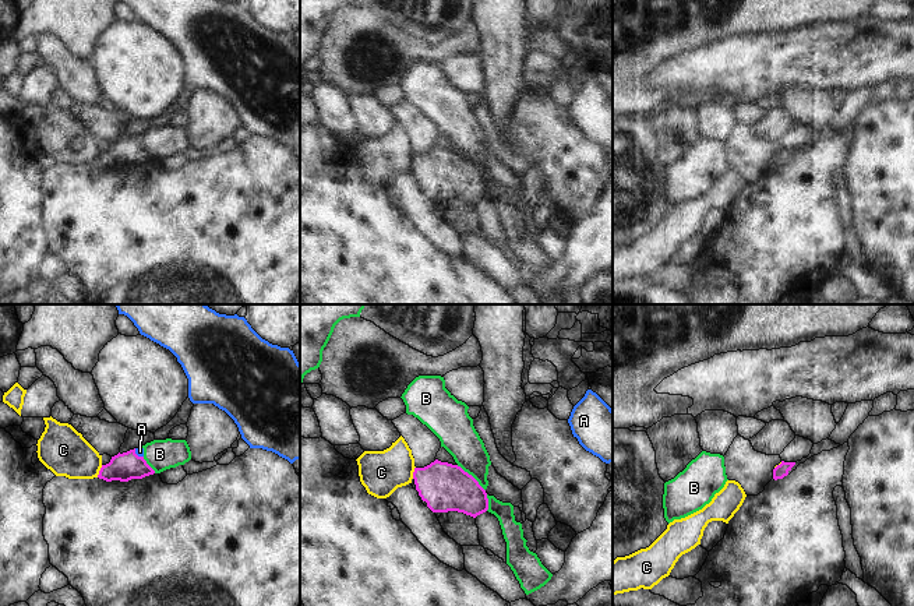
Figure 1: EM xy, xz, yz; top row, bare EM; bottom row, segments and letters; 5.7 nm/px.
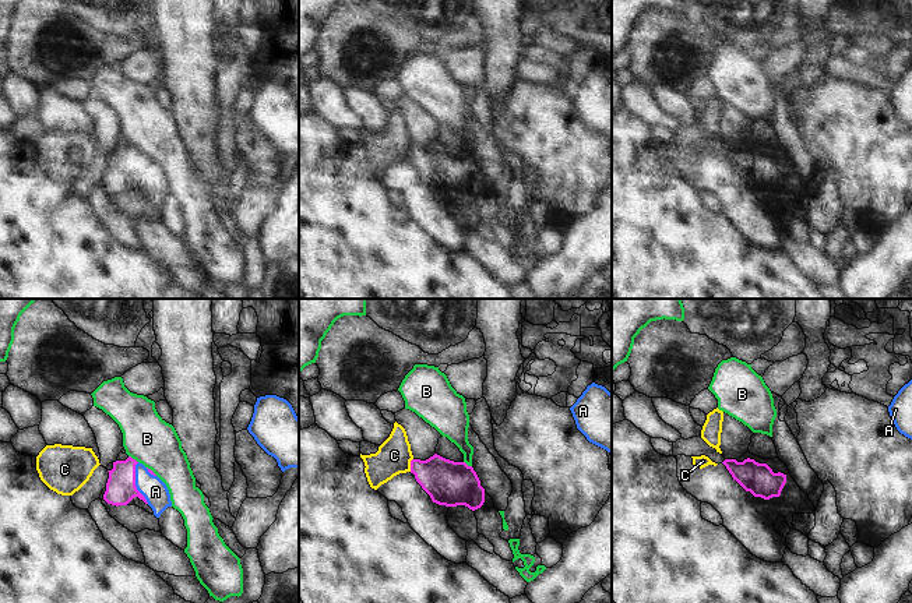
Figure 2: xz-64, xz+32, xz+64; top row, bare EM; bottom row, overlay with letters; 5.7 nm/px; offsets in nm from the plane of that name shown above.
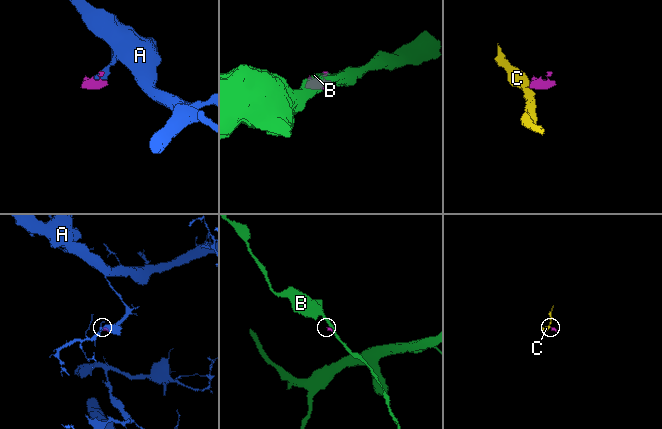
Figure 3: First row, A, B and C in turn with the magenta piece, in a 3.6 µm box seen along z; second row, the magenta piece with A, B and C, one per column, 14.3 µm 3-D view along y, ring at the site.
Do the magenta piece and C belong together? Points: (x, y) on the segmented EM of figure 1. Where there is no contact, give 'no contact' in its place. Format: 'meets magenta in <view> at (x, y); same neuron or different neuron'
meets magenta in xy at (99, 471); different neuron

